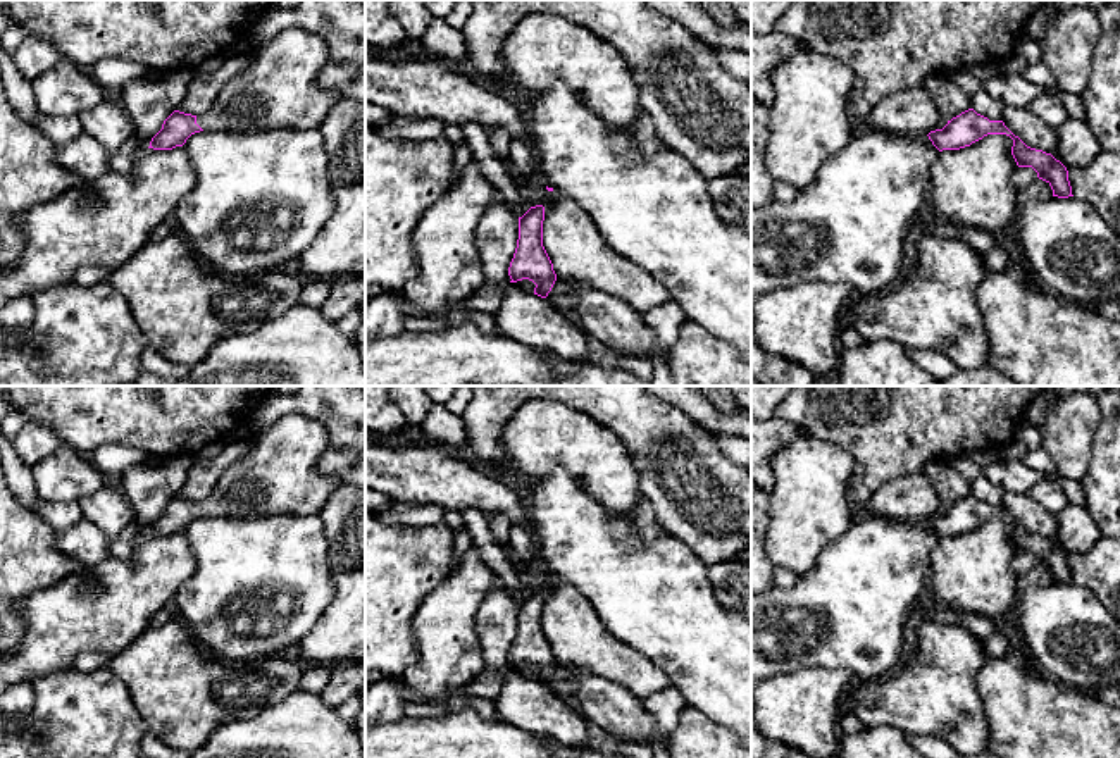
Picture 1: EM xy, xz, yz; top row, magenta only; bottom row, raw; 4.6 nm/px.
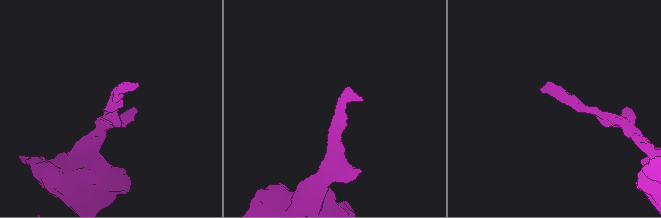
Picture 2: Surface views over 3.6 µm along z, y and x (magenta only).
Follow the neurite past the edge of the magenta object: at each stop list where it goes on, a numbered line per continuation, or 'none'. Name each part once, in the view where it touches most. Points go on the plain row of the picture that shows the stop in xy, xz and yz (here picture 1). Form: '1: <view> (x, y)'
1: xy (278, 474)

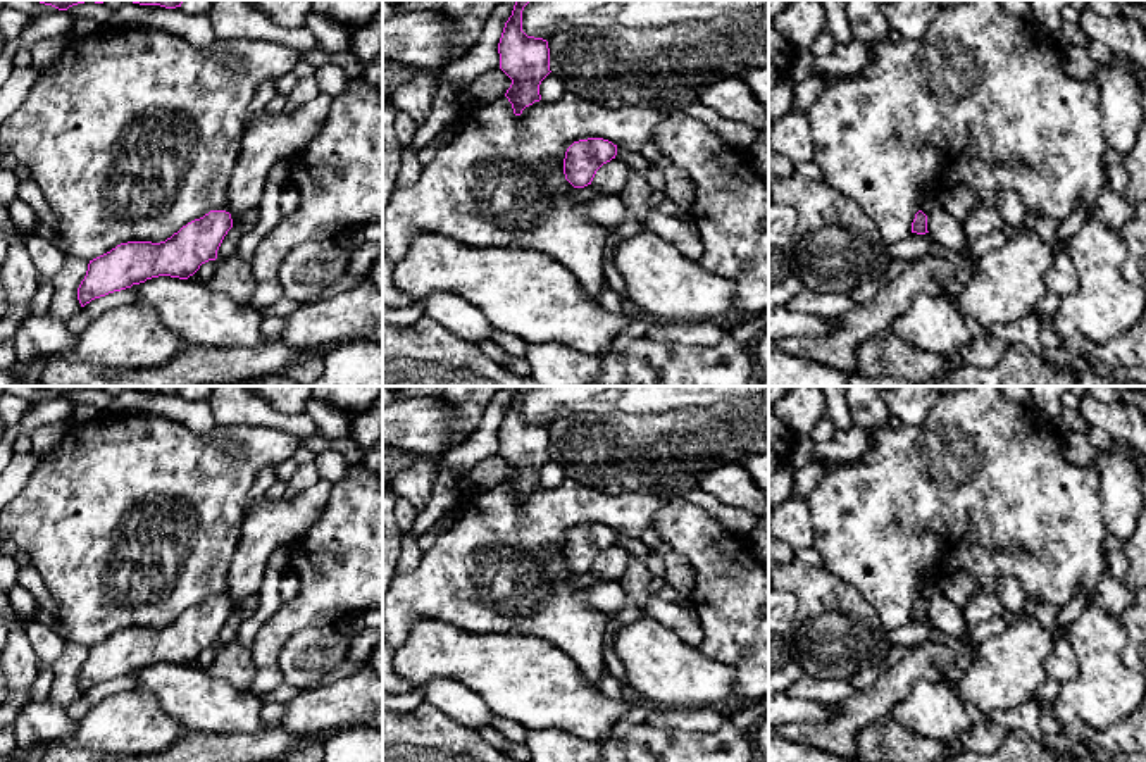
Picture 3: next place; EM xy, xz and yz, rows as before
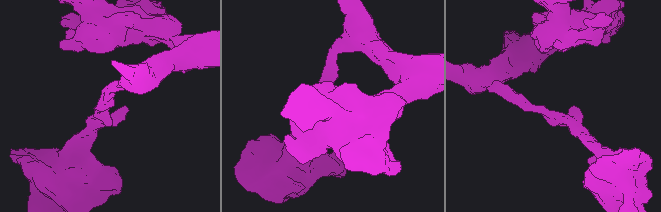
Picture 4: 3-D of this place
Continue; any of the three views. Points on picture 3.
none

